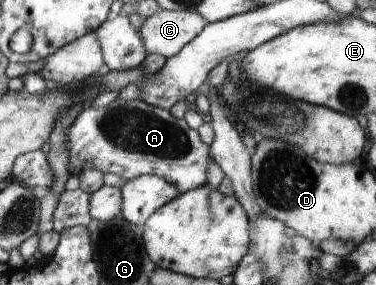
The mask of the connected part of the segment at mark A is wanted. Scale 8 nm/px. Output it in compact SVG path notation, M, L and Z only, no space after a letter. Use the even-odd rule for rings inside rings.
M114 99L109 106L92 104L79 113L76 121L70 124L65 133L67 137L67 154L70 167L69 173L82 173L84 163L92 163L95 169L103 174L112 173L134 180L135 177L150 174L164 178L178 189L179 193L199 188L208 181L209 164L214 161L211 147L199 136L197 130L190 128L184 118L175 118L170 110L151 106L141 99Z

